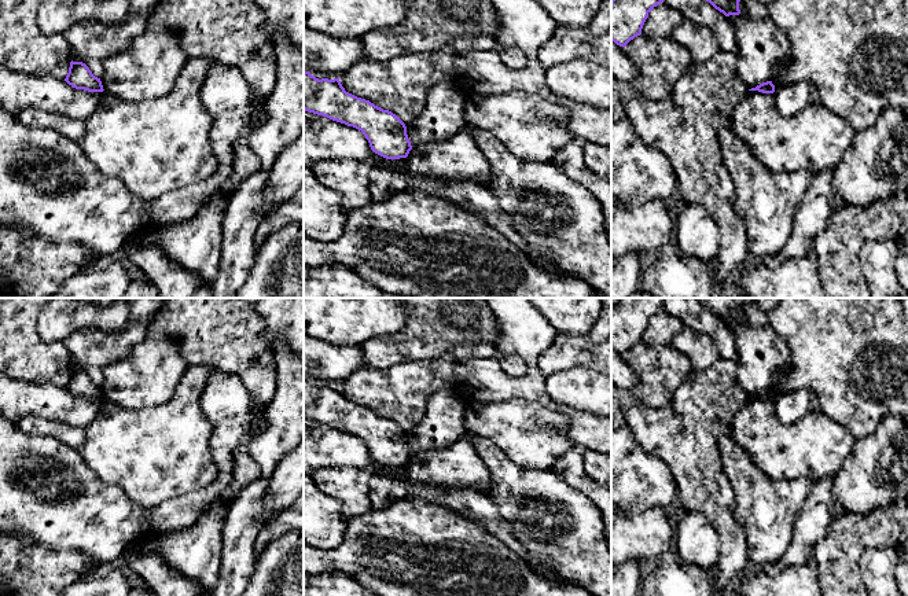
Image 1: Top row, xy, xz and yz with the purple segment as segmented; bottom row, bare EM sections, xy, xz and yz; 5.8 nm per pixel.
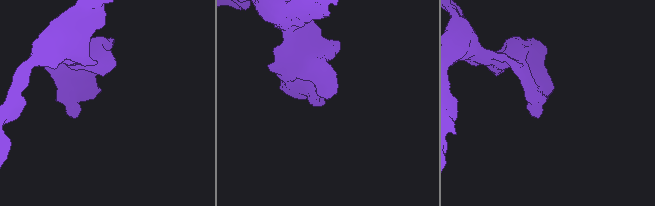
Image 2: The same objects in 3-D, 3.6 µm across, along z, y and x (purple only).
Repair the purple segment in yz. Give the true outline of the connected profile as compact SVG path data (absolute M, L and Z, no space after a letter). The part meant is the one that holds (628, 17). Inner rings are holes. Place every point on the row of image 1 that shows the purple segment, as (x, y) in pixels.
M611 0L611 41L620 47L642 34L648 12L663 0Z

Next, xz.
M304 70L304 110L361 130L371 150L386 159L407 158L412 150L407 126L396 114L346 92L339 78L319 80Z

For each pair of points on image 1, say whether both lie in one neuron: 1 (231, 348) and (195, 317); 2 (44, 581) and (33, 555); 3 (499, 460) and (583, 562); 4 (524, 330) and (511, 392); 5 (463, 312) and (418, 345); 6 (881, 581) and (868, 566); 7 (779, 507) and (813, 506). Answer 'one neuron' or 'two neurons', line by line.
1: one neuron
2: one neuron
3: one neuron
4: one neuron
5: one neuron
6: one neuron
7: two neurons

